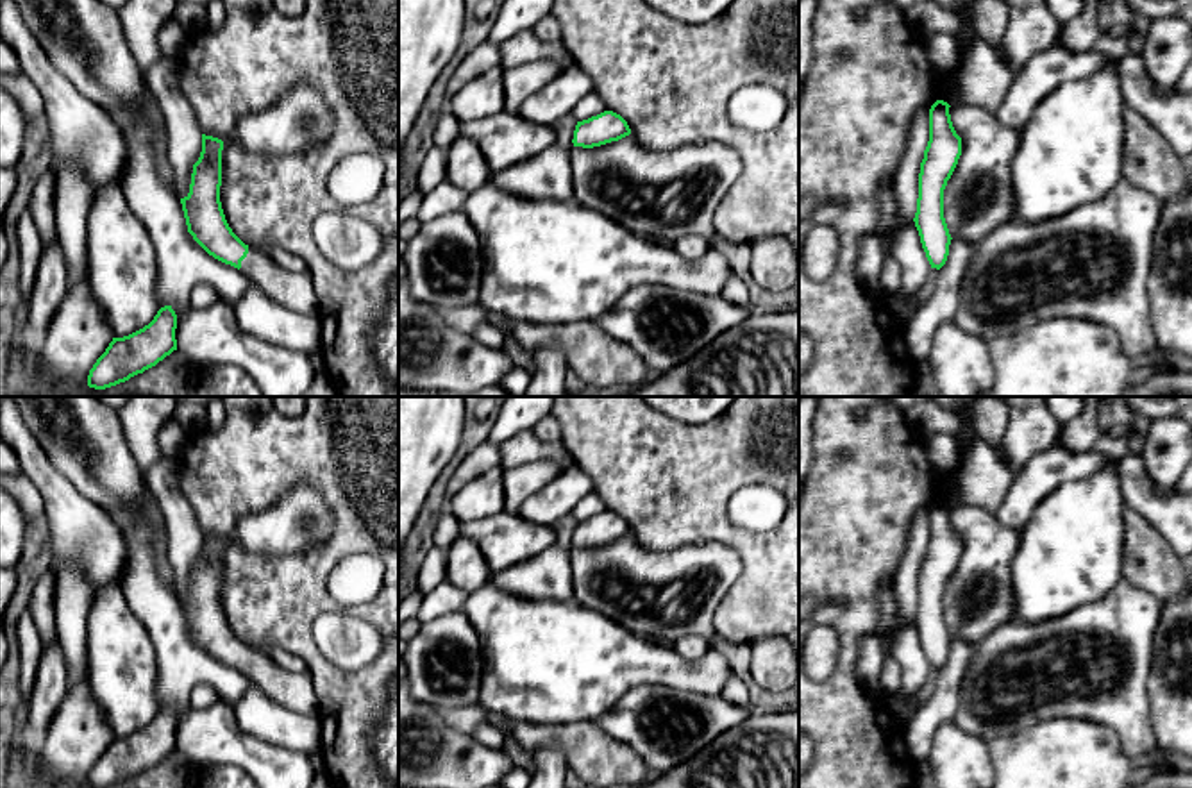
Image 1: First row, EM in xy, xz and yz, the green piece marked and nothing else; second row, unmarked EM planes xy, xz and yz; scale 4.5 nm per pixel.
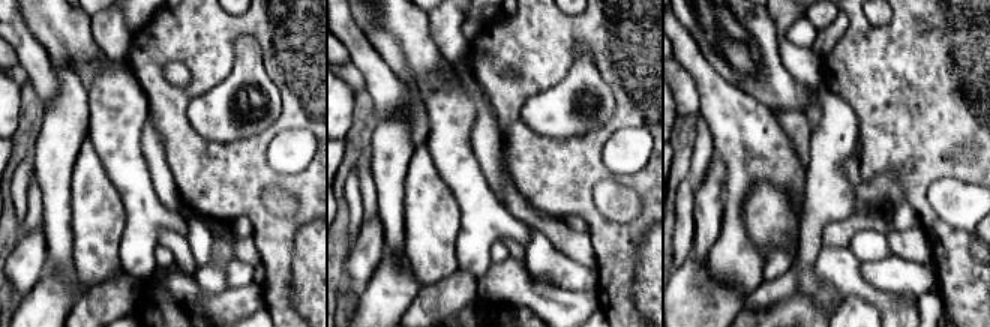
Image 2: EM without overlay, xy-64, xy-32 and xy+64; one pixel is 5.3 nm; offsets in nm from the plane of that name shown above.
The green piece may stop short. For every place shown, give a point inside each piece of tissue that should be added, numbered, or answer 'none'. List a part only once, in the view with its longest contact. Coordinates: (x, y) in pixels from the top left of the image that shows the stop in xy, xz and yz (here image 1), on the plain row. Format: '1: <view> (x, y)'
1: xy (292, 690)

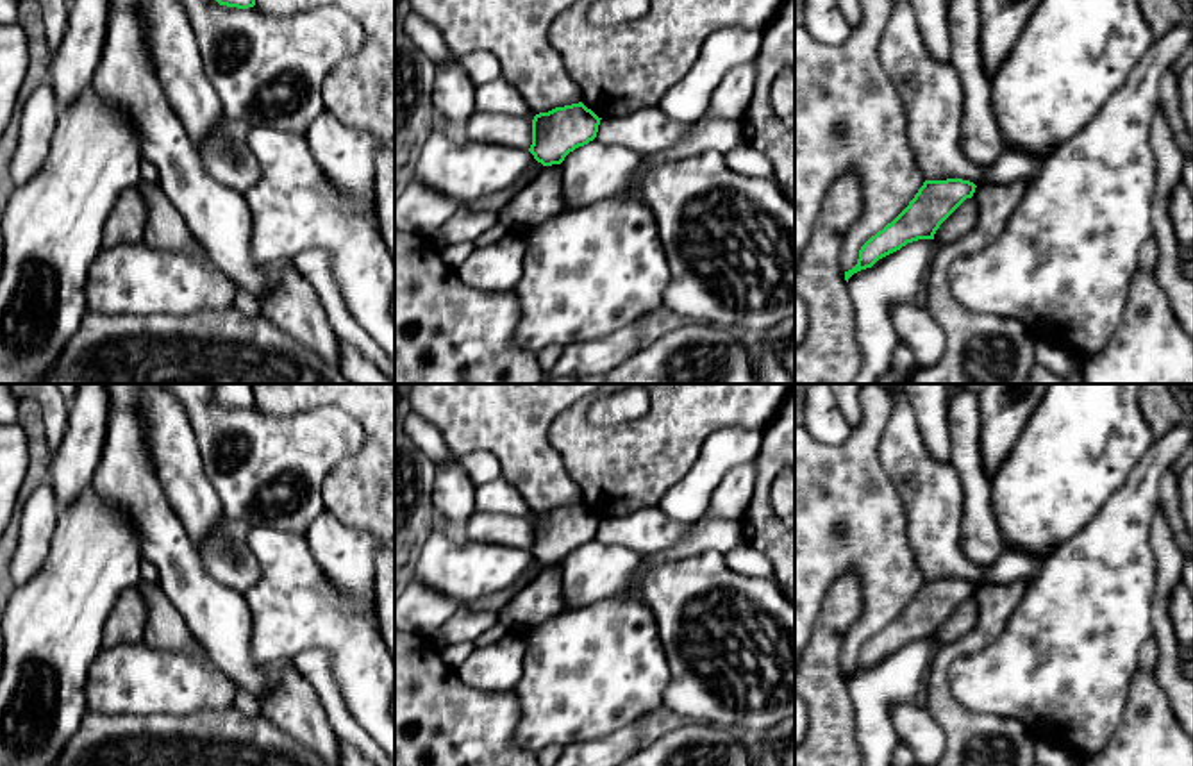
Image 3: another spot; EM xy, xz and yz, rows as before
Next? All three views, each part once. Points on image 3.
none

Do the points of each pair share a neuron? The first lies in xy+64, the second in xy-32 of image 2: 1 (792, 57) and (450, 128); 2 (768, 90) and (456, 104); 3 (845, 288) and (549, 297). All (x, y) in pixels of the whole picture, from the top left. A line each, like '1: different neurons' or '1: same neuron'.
1: different neurons
2: different neurons
3: same neuron

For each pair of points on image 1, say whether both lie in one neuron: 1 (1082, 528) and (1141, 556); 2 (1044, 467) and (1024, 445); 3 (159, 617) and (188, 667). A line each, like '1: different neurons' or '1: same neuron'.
1: different neurons
2: different neurons
3: same neuron

